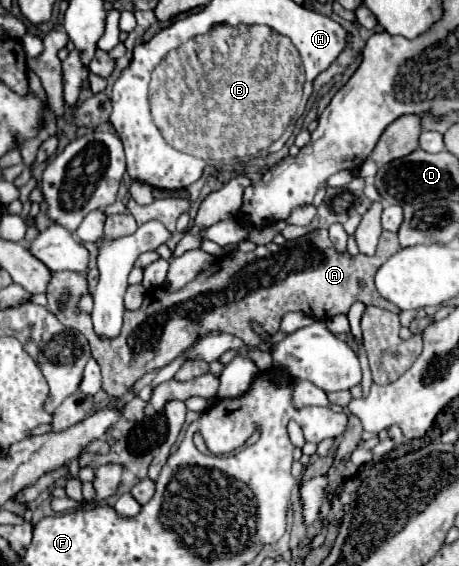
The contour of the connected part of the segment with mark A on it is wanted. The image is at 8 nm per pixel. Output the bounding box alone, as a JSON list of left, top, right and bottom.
[47,228,401,398]

